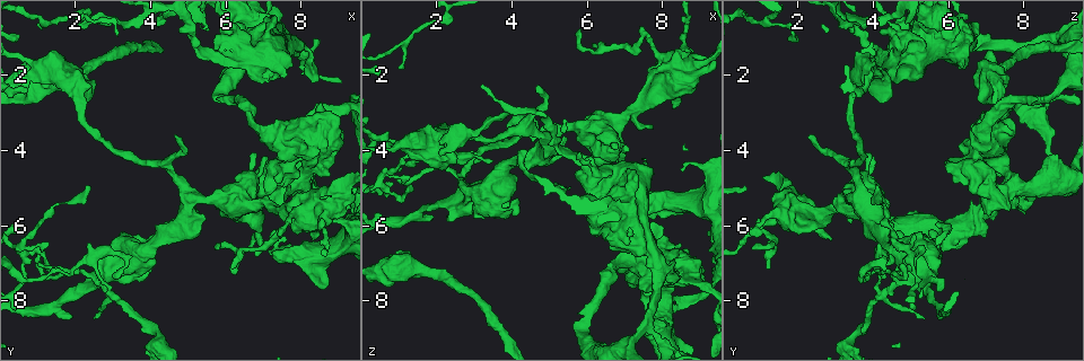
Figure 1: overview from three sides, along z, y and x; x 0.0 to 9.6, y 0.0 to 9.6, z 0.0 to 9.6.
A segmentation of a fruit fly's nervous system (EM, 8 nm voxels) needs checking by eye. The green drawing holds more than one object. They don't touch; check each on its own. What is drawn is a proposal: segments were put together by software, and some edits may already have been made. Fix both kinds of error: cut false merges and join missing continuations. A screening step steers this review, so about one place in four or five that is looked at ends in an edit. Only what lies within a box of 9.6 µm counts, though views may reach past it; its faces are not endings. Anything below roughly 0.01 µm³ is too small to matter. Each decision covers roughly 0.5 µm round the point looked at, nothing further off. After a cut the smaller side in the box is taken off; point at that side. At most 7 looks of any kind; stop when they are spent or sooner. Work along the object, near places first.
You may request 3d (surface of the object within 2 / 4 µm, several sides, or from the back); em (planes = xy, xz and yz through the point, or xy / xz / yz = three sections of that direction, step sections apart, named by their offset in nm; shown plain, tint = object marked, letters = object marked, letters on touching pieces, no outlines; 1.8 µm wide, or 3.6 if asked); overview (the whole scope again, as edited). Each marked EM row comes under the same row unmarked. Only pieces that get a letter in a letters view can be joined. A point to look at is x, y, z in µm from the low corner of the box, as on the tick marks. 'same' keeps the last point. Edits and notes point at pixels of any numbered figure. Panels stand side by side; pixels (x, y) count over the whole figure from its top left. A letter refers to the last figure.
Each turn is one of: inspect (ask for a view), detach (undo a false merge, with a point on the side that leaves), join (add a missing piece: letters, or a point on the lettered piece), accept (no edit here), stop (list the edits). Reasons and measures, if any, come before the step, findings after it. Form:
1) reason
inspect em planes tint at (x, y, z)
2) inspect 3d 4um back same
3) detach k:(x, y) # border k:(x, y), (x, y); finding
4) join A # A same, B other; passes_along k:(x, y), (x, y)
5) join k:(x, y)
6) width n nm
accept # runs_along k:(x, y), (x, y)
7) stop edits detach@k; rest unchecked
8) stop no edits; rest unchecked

free end
inspect 3d 4um at (7.50, 2.05, 4.20)

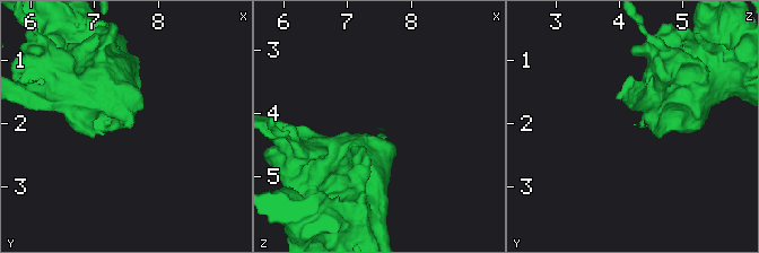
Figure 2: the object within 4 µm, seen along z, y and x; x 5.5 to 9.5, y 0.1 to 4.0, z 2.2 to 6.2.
need the tissue
inspect em 3.6um planes tint at (7.55, 2.00, 4.25)

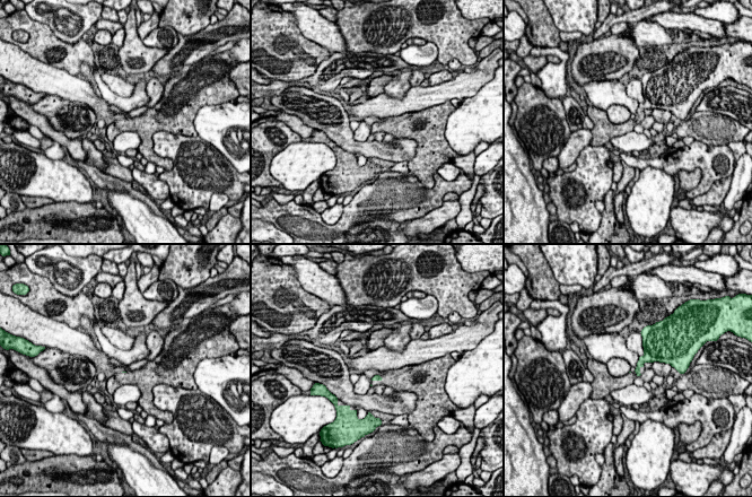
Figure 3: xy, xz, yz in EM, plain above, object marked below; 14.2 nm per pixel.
inspect em 3.6um planes letters same

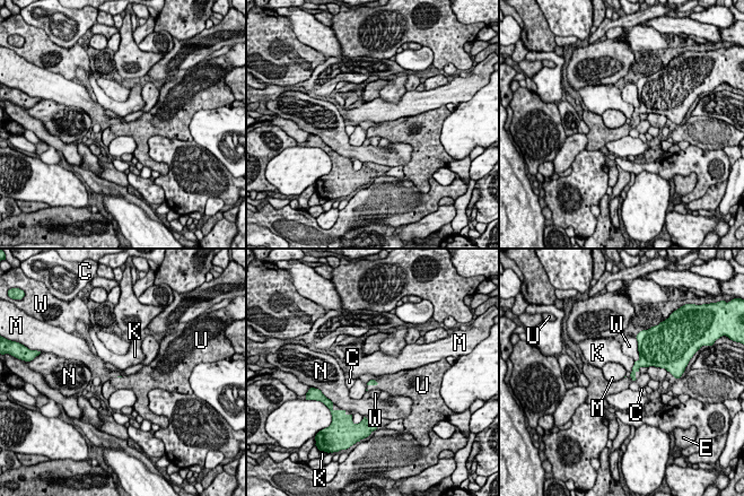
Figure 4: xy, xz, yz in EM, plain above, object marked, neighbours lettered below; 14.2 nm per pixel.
longest_contact W 360 nm
join U # C other, E other, K other, M other, N other, U same, W other; passes_along 4:(372, 382), (373, 384), (390, 383); the neuron continues

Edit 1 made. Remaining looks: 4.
touches itself
inspect 3d 4um at (7.90, 5.00, 8.15)

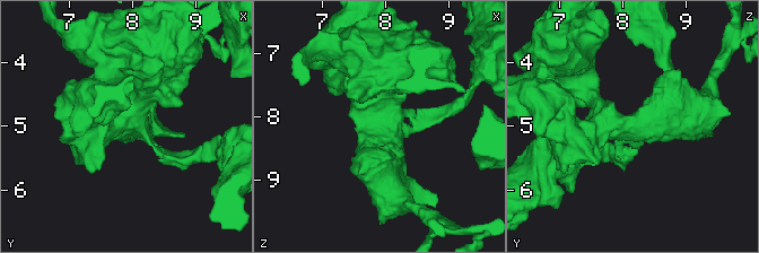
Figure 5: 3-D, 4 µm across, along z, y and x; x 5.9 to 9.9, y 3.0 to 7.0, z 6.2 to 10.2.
arms 4; need the tissue
inspect em 3.6um planes letters at (7.90, 5.05, 8.15)

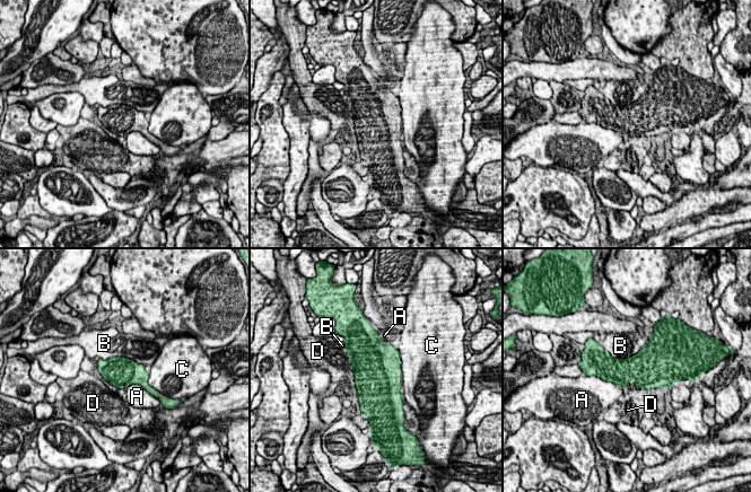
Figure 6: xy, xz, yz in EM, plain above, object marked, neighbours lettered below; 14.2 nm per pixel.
accept # A other, B other, C other, D other; border 6:(591, 375), (596, 375), (621, 387); one neuron here

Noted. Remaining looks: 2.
stop edits join@4; rest unchecked

